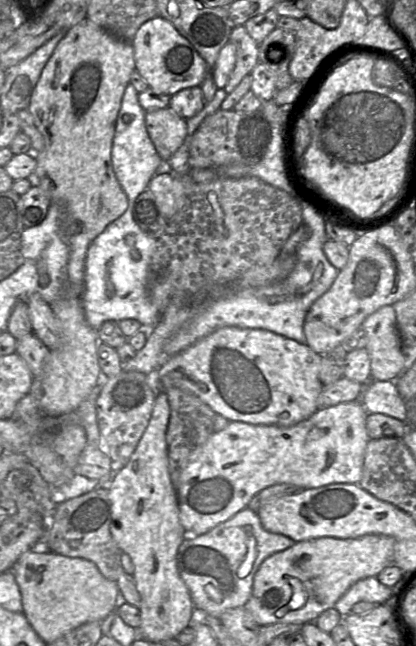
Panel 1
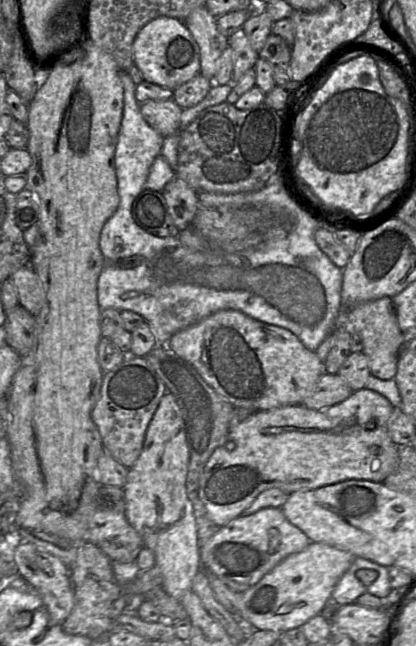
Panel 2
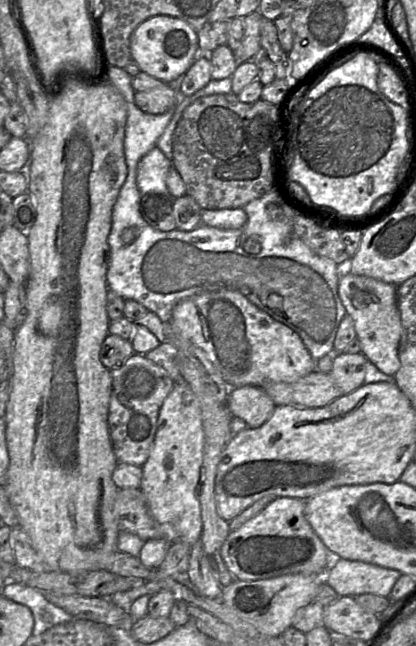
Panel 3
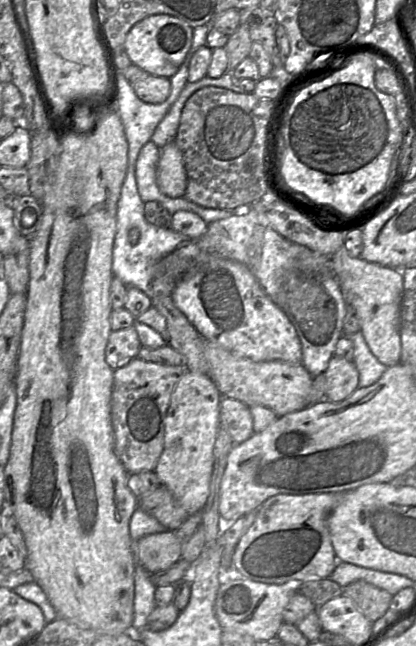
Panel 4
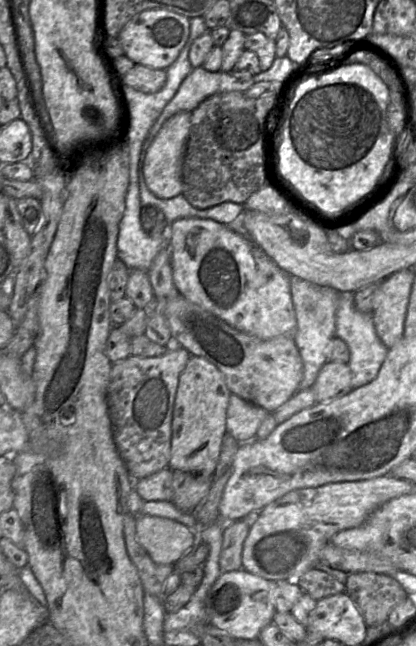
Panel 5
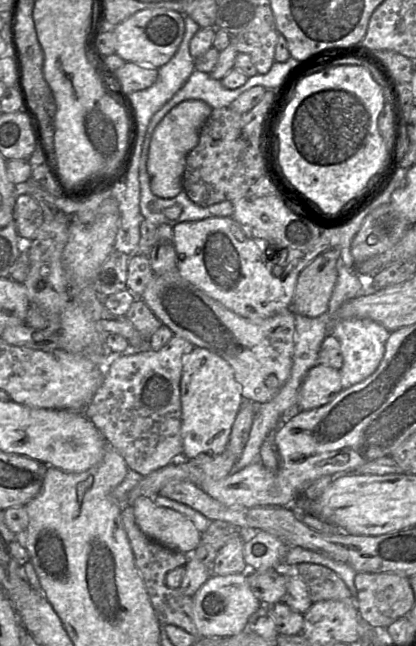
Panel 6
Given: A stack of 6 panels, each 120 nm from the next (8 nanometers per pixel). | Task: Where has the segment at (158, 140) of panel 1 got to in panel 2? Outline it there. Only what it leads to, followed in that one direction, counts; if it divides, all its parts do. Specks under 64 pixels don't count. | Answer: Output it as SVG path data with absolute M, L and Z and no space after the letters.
M173 99L148 100L140 105L144 120L163 137L168 137L180 129L183 111Z

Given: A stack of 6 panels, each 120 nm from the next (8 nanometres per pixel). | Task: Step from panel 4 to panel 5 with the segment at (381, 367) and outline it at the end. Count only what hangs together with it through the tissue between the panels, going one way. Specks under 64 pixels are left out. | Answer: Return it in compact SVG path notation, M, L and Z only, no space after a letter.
M343 293L336 311L336 336L341 338L350 351L349 367L352 373L353 389L373 381L387 357L388 348L378 337L371 313L363 313L355 308L353 293Z

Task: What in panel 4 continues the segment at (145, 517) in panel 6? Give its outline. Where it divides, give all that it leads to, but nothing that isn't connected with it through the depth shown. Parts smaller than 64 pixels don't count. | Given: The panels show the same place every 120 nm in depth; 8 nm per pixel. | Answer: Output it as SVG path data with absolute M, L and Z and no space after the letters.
M165 529L142 537L136 546L137 562L149 573L173 565L182 556L182 545L175 531Z

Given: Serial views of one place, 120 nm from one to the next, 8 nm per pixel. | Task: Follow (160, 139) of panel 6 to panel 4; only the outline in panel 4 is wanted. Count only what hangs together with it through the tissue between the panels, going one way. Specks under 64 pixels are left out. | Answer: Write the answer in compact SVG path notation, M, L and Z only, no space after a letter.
M174 140L160 149L156 182L161 193L170 198L179 198L185 195L187 175L182 153Z

